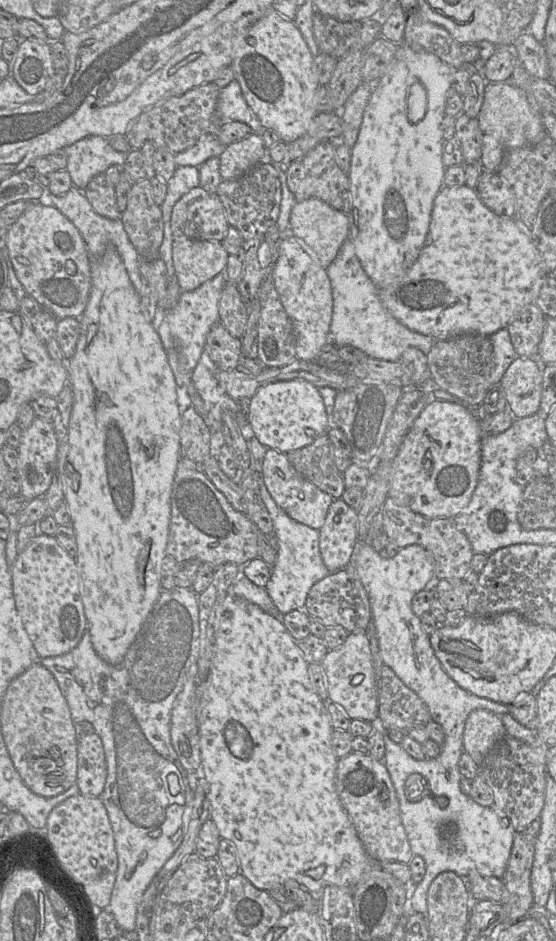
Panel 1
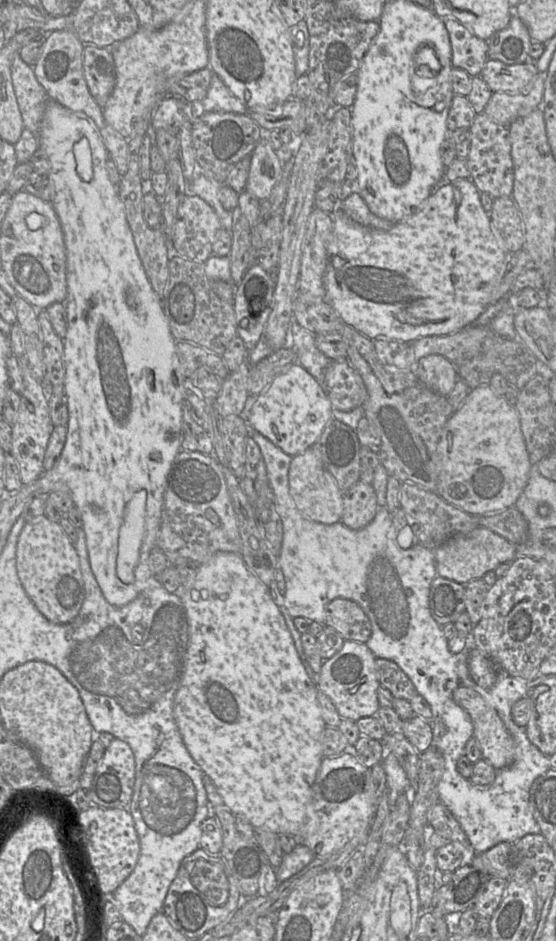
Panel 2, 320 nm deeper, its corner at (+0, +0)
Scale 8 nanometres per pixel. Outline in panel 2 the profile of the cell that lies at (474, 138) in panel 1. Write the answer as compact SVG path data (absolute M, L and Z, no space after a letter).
M480 113L475 116L469 132L470 150L467 167L470 179L480 192L487 192L493 198L512 197L514 167L508 128L496 123L485 113Z

